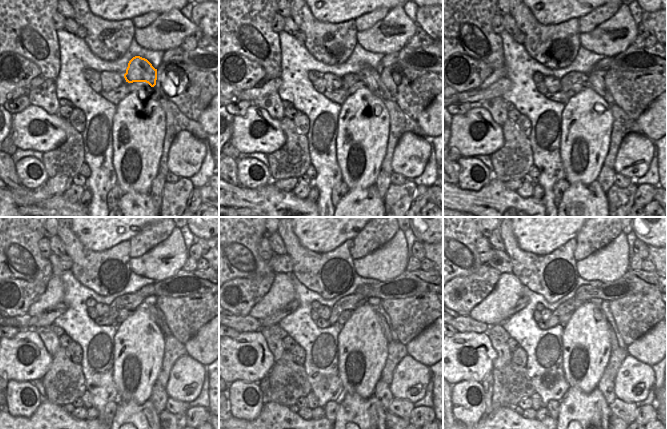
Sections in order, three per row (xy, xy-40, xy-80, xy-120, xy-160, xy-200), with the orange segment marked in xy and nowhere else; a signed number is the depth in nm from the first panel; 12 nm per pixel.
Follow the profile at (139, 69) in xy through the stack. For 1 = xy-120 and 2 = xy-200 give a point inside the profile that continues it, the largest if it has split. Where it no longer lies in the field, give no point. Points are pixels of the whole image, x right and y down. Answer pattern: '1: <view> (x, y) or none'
1: xy-120 (152, 310)
2: xy-200 (612, 337)

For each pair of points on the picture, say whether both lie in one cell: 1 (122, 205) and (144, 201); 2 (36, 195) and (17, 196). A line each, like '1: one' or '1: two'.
1: one
2: one

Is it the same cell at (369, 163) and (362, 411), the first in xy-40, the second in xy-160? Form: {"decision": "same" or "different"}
{"decision": "different"}

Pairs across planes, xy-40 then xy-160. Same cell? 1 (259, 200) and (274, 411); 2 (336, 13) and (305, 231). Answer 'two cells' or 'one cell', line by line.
1: one cell
2: one cell

